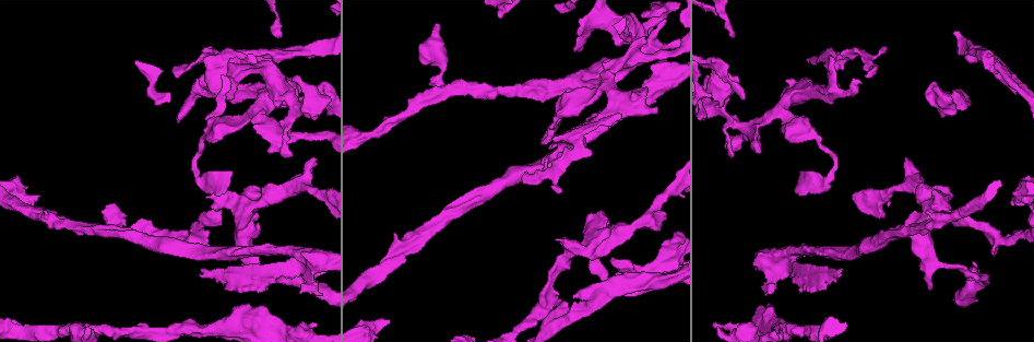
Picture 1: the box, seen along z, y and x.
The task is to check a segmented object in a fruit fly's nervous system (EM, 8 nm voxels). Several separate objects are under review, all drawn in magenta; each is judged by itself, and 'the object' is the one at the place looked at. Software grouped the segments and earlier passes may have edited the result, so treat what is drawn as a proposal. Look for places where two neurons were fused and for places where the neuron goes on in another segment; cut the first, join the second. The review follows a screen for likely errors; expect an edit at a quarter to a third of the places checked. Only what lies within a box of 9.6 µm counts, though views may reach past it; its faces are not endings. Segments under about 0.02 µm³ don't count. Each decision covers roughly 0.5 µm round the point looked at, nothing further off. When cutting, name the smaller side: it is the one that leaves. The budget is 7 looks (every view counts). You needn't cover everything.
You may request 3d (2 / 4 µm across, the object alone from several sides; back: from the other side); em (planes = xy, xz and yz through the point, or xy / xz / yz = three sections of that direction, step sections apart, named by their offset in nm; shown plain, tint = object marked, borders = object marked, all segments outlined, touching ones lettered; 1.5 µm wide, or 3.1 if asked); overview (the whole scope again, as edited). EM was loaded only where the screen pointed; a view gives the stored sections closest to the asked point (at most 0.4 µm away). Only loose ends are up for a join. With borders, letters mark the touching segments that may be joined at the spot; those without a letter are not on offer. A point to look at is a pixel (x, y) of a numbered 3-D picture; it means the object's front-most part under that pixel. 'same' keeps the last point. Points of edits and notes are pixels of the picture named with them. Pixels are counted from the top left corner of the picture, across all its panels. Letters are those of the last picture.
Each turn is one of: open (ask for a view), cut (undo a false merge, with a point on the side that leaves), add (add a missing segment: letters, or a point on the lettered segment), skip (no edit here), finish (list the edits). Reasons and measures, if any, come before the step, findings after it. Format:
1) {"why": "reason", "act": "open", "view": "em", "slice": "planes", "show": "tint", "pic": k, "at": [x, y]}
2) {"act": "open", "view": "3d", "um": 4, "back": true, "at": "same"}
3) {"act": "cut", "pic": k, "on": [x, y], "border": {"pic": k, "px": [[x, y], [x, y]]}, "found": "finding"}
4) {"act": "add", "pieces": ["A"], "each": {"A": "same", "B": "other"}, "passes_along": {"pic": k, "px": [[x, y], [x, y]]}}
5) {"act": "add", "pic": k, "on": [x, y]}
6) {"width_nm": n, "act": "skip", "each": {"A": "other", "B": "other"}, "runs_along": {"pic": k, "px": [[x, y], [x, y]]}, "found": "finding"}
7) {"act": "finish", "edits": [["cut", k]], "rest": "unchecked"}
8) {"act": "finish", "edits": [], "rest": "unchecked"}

{"why": "side arm on a straight run", "act": "open", "view": "em", "slice": "planes", "show": "borders", "pic": 1, "at": [788, 253]}

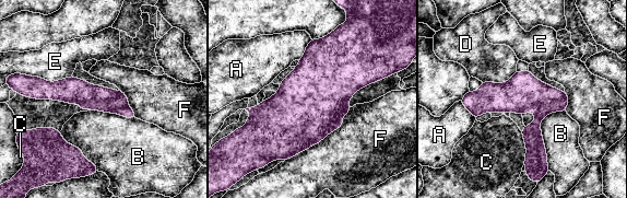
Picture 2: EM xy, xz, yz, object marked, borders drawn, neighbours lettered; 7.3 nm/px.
{"act": "skip", "each": {"A": "other", "B": "other", "C": "other", "D": "other", "E": "other", "F": "other"}, "border": {"pic": 2, "px": [[516, 70], [505, 82], [482, 82]]}, "found": "one neuron here"}

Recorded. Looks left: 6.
{"why": "branch stops here", "act": "open", "view": "em", "slice": "planes", "show": "borders", "pic": 1, "at": [656, 108]}

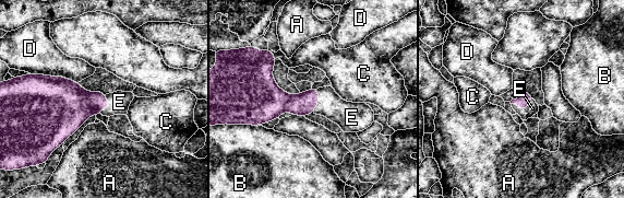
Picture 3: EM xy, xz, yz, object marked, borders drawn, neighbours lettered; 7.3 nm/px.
{"act": "add", "pic": 3, "on": [532, 108], "each": {"A": "other", "B": "other", "C": "other", "D": "other", "E": "same"}, "passes_along": {"pic": 3, "px": [[525, 97], [524, 108], [532, 108]]}, "found": "the neuron continues"}

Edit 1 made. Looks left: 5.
{"why": "branch stops here", "act": "open", "view": "3d", "um": 4, "pic": 1, "at": [566, 301]}

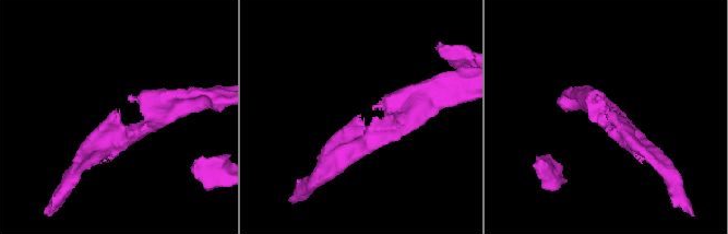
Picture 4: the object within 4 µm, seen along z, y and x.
{"act": "open", "view": "em", "slice": "planes", "show": "borders", "pic": 4, "at": [364, 118]}

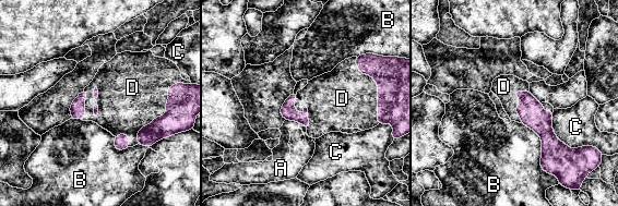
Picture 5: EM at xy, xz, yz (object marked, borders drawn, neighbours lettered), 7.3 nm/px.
{"longest_contact_nm": ["D", 500], "act": "add", "pic": 5, "on": [347, 100], "each": {"A": "other", "B": "other", "C": "other", "D": "same"}, "passes_along": {"pic": 5, "px": [[409, 92], [378, 86], [347, 100]]}, "found": "the neuron continues"}

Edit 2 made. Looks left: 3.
{"act": "finish", "edits": [["add", 3], ["add", 5]], "rest": "unchecked"}

